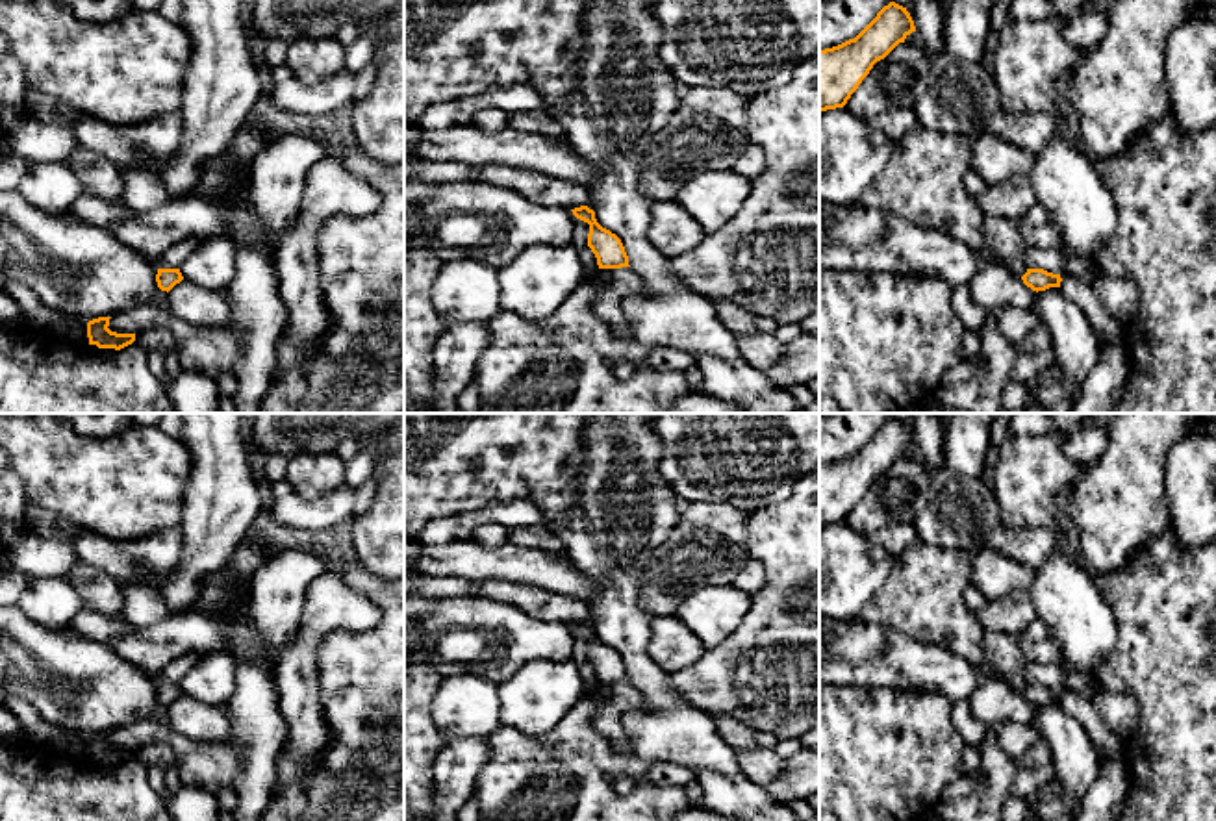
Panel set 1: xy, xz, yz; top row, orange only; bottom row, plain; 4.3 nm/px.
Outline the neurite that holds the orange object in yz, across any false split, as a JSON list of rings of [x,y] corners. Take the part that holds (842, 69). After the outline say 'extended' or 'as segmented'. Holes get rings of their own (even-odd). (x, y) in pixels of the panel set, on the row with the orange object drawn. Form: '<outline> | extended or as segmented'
[[[890,2],[855,39],[819,50],[819,111],[843,107],[873,65],[912,32],[906,7]]] | as segmented

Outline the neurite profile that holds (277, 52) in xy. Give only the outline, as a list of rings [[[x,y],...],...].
[[[271,41],[265,48],[263,63],[267,69],[278,67],[287,59],[287,44],[282,41]]]

